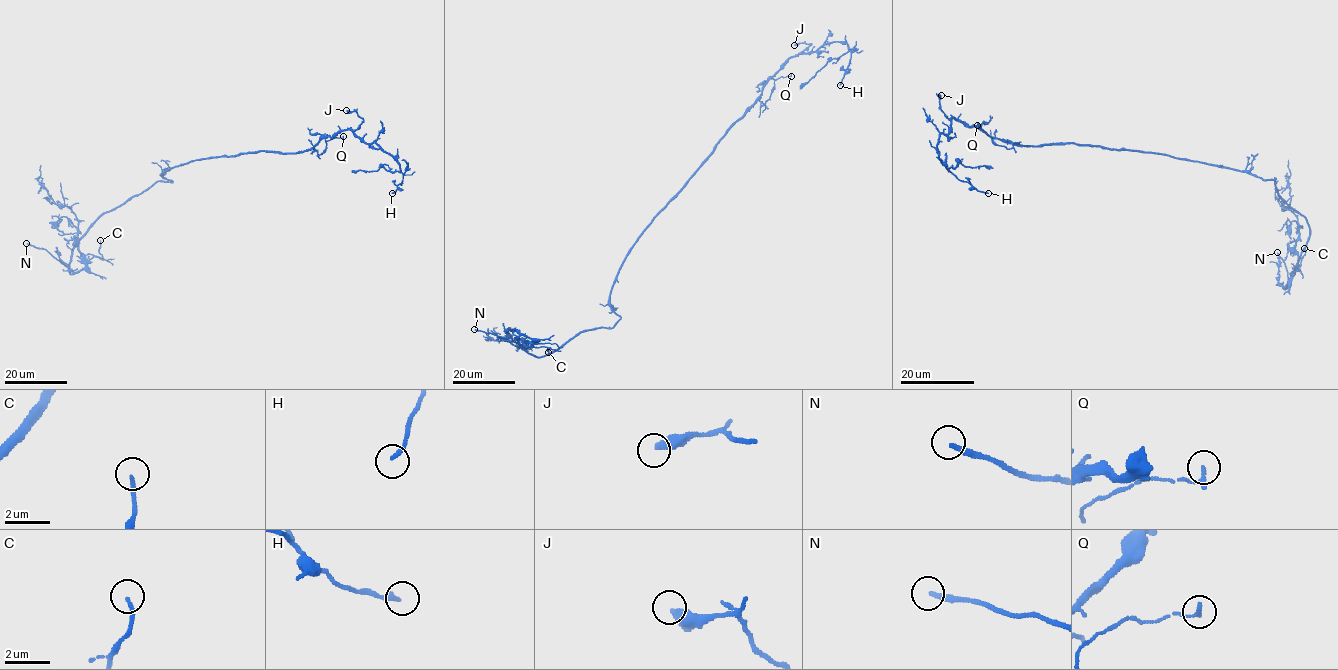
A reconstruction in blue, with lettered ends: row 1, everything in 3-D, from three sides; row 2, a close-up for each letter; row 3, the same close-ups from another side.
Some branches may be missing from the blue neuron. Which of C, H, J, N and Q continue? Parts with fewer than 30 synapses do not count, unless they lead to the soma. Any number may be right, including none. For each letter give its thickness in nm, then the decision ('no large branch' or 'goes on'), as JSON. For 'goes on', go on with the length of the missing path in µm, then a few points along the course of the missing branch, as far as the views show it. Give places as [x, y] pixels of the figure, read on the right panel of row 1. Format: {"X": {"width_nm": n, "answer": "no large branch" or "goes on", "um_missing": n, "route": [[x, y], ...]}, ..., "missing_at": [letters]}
{"C": {"width_nm": 160, "answer": "no large branch"}, "H": {"width_nm": 180, "answer": "no large branch"}, "J": {"width_nm": 400, "answer": "no large branch"}, "N": {"width_nm": 240, "answer": "goes on", "um_missing": 15, "route": [[1277, 252], [1283, 228], [1292, 223], [1290, 221]]}, "Q": {"width_nm": 170, "answer": "no large branch"}, "missing_at": ["N"]}

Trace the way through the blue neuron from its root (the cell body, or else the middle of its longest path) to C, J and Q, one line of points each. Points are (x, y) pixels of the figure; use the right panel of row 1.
C: (1182, 159), (1275, 179), (1278, 195), (1309, 227), (1309, 240), (1285, 288), (1304, 248)
J: (1182, 159), (1072, 143), (1013, 145), (946, 118), (941, 109), (941, 95)
Q: (1182, 159), (1164, 154), (1072, 143), (1018, 146), (1007, 140), (1012, 145), (1007, 148), (996, 144), (977, 125)

